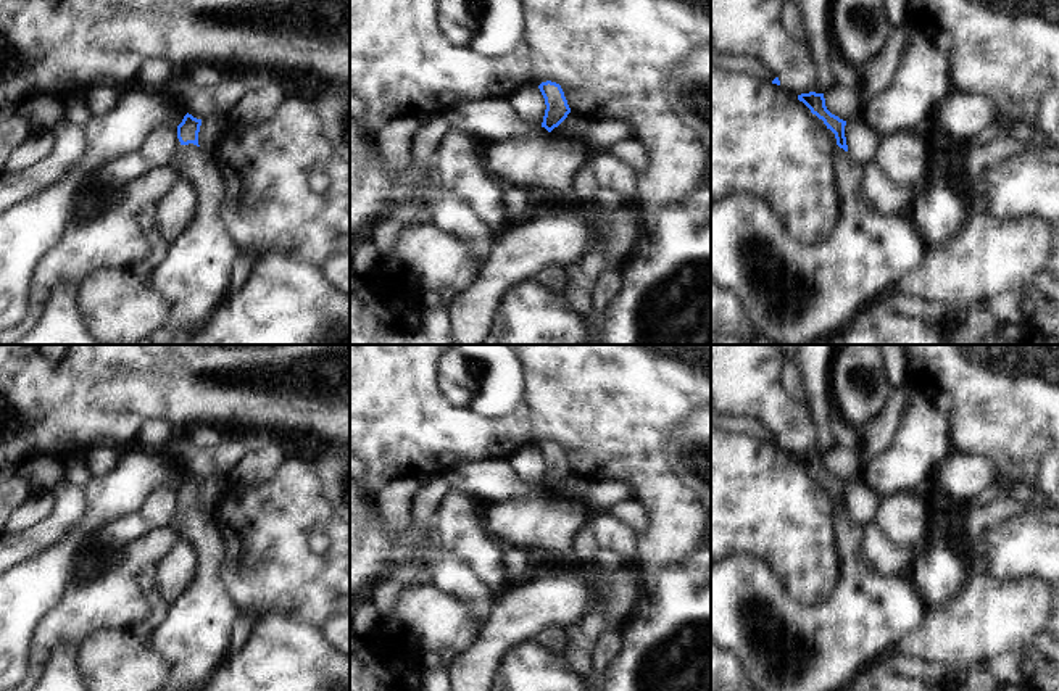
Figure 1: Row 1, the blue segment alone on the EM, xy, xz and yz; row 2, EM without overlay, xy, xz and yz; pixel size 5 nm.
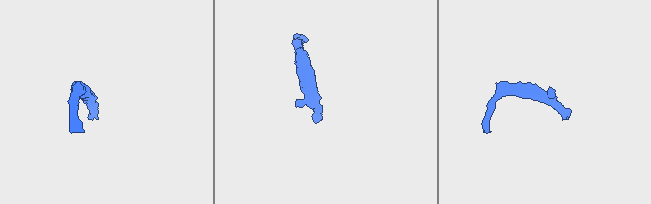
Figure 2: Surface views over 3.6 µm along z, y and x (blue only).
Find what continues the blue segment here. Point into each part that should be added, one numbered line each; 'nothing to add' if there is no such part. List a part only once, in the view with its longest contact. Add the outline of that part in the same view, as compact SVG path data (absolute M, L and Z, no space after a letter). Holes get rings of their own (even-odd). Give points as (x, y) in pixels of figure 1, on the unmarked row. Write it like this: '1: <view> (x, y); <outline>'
1: xy (192, 640); M193 504L174 514L174 536L197 549L197 578L155 627L148 646L164 664L163 688L200 691L229 656L235 606L218 580L222 543L206 514Z

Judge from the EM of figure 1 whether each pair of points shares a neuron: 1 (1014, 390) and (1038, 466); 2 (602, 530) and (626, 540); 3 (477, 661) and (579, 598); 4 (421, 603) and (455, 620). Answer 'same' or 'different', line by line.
1: same
2: same
3: same
4: same

